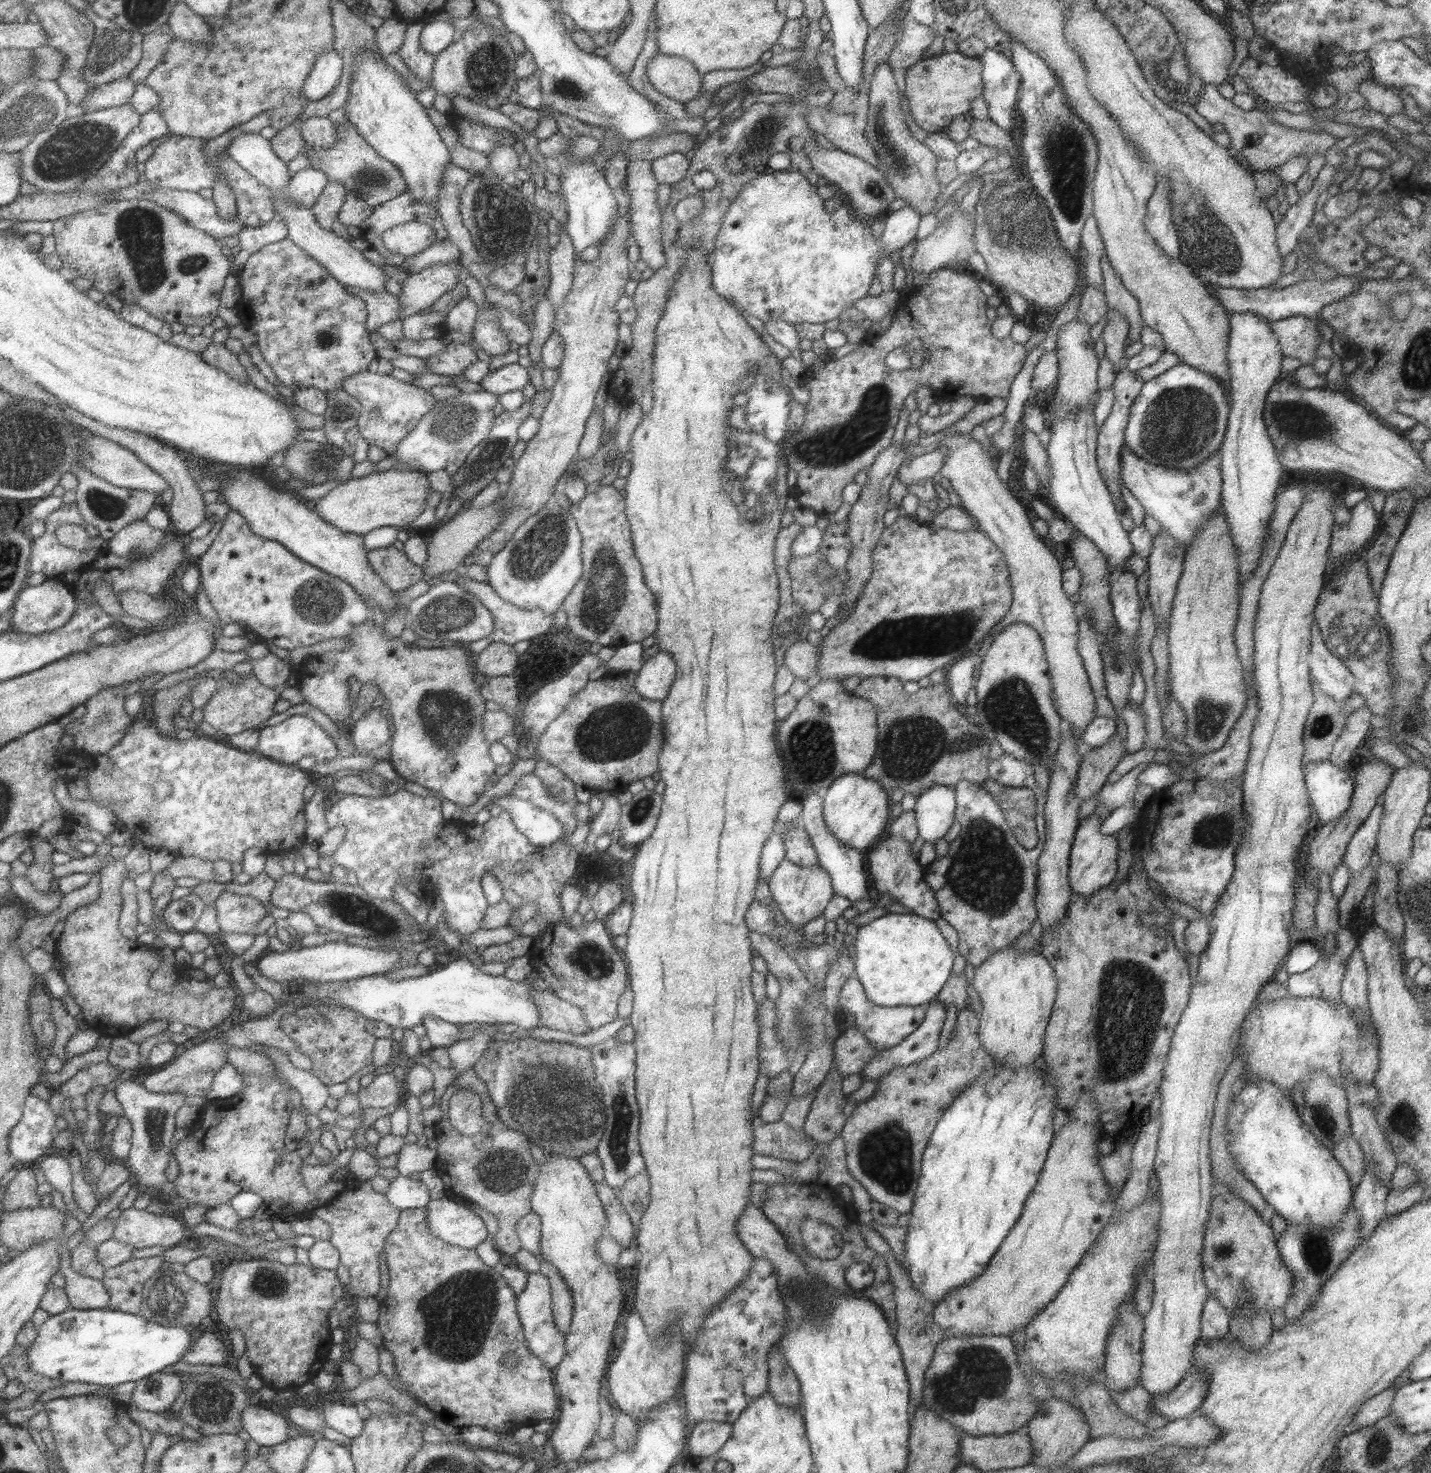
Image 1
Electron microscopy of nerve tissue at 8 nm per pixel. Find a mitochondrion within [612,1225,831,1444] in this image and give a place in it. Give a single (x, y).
(803, 1291)

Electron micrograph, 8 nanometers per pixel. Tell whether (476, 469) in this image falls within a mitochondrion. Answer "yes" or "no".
yes

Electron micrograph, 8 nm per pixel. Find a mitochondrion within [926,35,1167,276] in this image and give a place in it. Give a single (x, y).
(1015, 219)

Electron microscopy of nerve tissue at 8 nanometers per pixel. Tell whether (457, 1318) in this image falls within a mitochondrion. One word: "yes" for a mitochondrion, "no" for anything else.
yes

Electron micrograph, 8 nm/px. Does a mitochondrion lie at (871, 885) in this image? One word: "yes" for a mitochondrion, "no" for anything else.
no

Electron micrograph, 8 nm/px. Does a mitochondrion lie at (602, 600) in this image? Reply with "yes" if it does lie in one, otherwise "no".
yes

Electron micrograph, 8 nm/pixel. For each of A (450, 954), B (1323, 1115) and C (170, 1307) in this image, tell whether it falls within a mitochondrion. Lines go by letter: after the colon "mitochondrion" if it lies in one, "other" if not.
A: other
B: mitochondrion
C: mitochondrion

